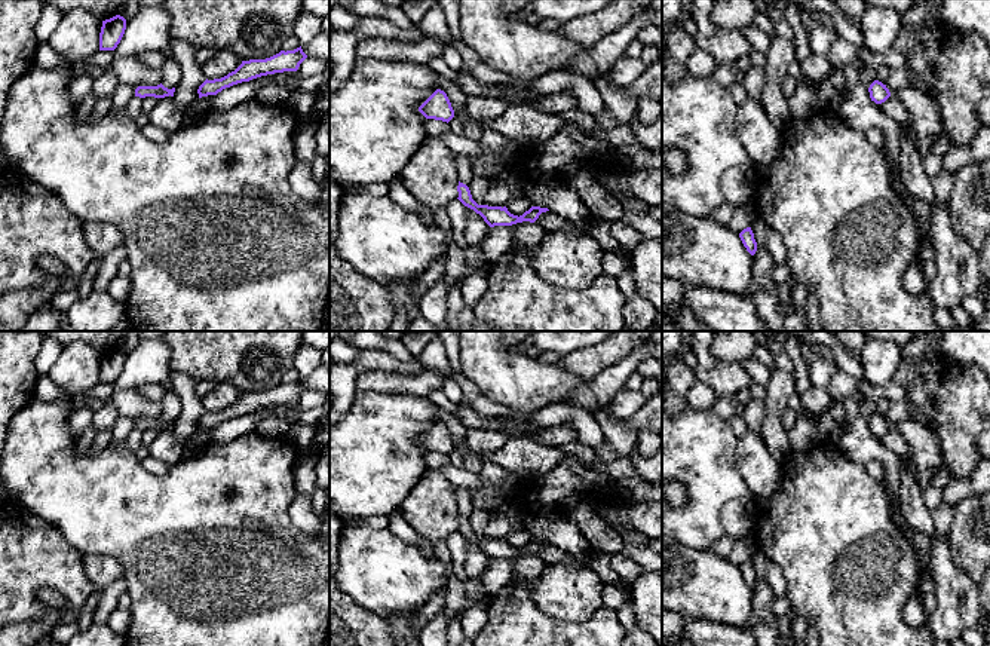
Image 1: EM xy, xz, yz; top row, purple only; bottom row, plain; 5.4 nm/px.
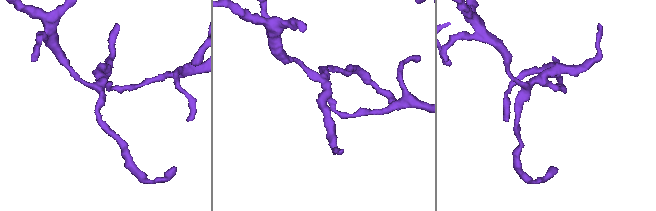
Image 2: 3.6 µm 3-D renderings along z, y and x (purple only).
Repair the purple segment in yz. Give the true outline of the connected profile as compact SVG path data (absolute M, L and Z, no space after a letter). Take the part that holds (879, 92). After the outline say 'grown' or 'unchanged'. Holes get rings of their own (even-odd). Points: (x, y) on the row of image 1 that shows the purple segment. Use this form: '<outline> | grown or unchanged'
M874 80L870 85L868 92L870 92L871 101L874 101L876 104L882 104L882 102L885 102L891 97L891 92L886 88L886 85L883 85L879 80Z | unchanged

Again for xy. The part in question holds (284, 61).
M301 46L294 50L281 50L279 53L266 58L266 59L249 59L242 61L242 64L227 76L214 80L205 80L199 89L199 98L208 95L217 95L226 88L233 85L249 82L252 79L283 73L283 71L297 71L300 64L307 58Z | unchanged

